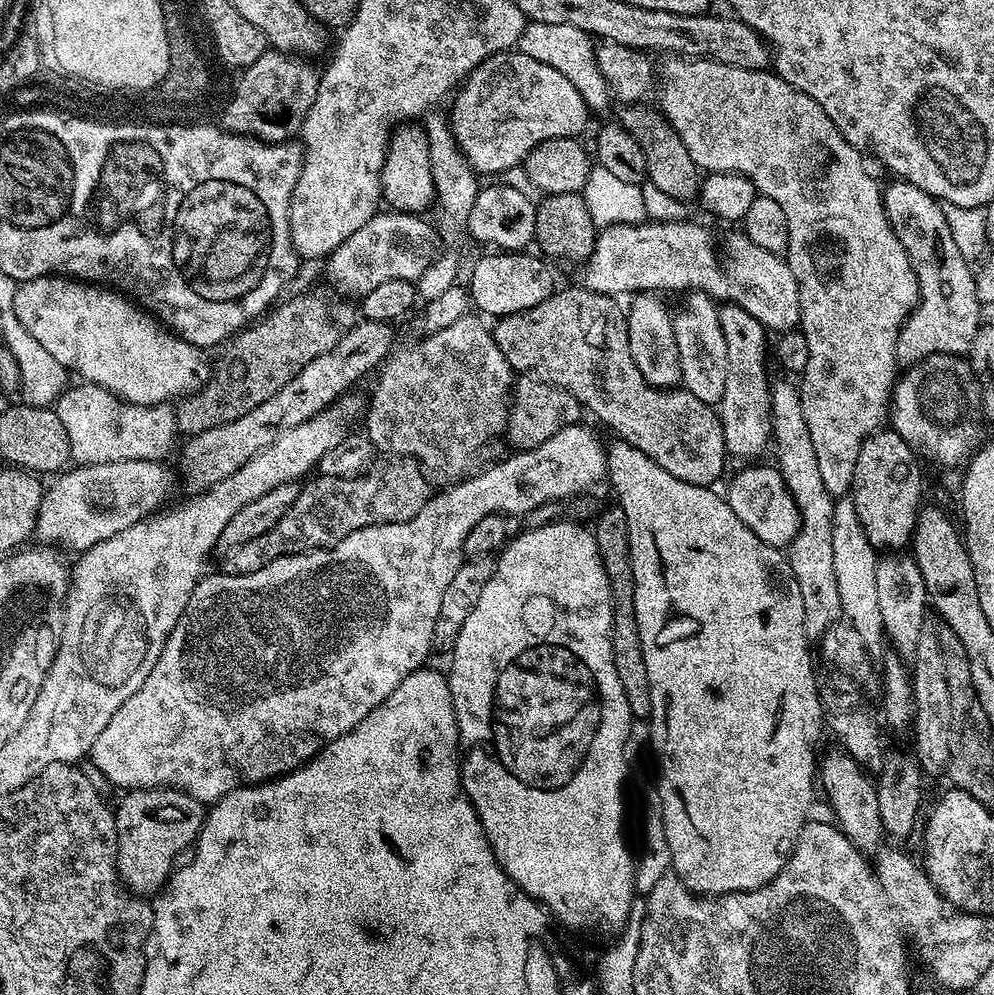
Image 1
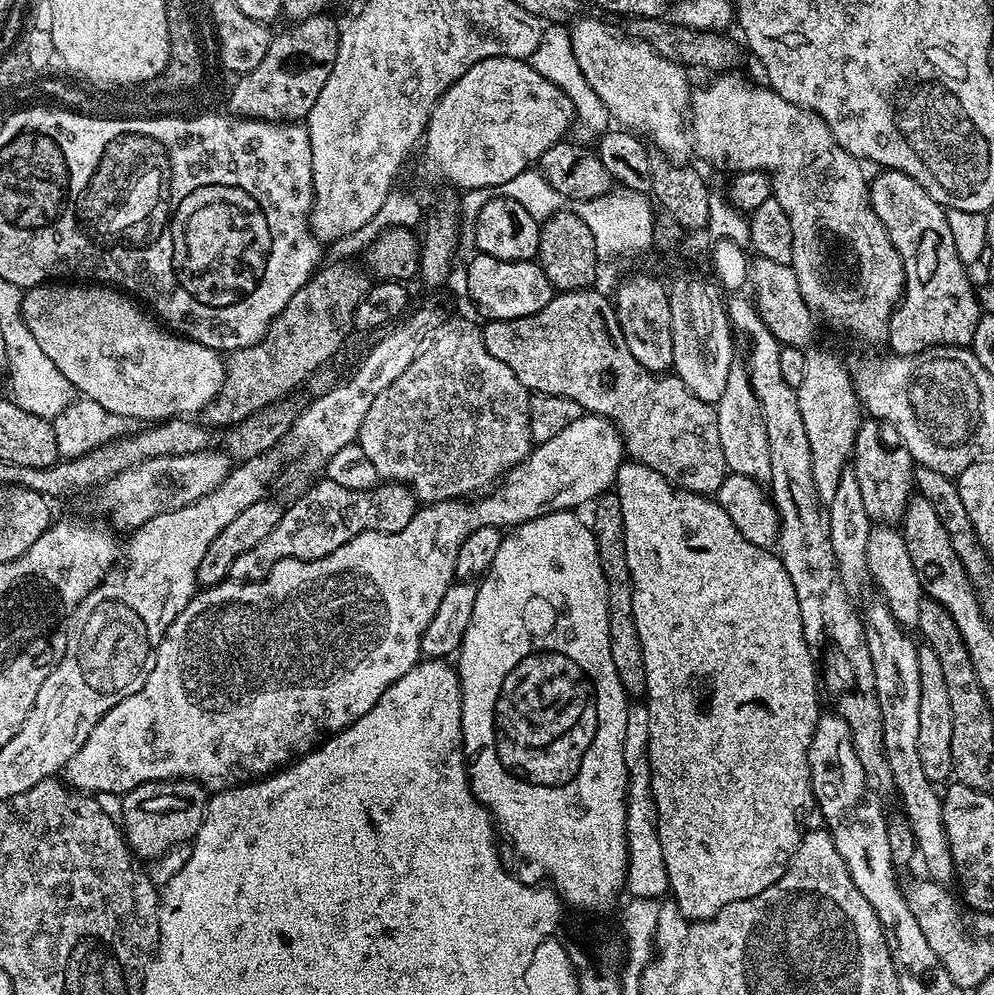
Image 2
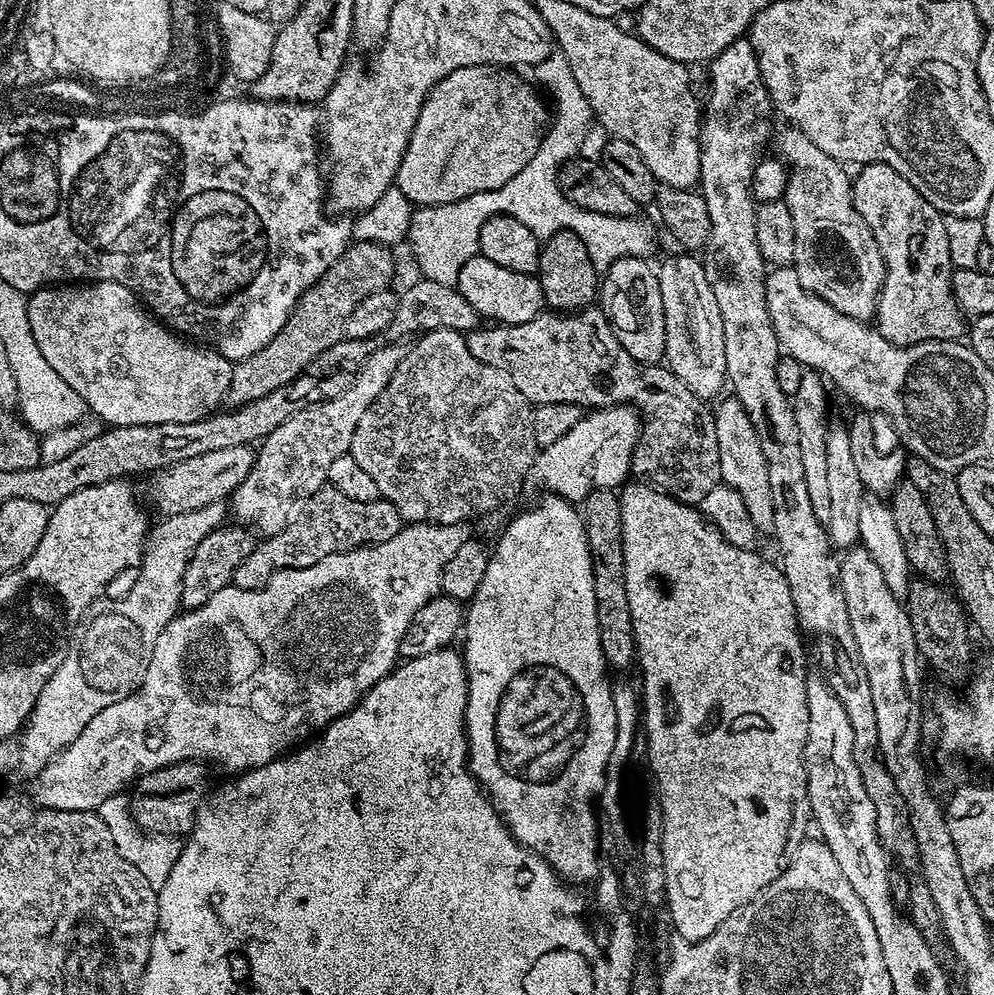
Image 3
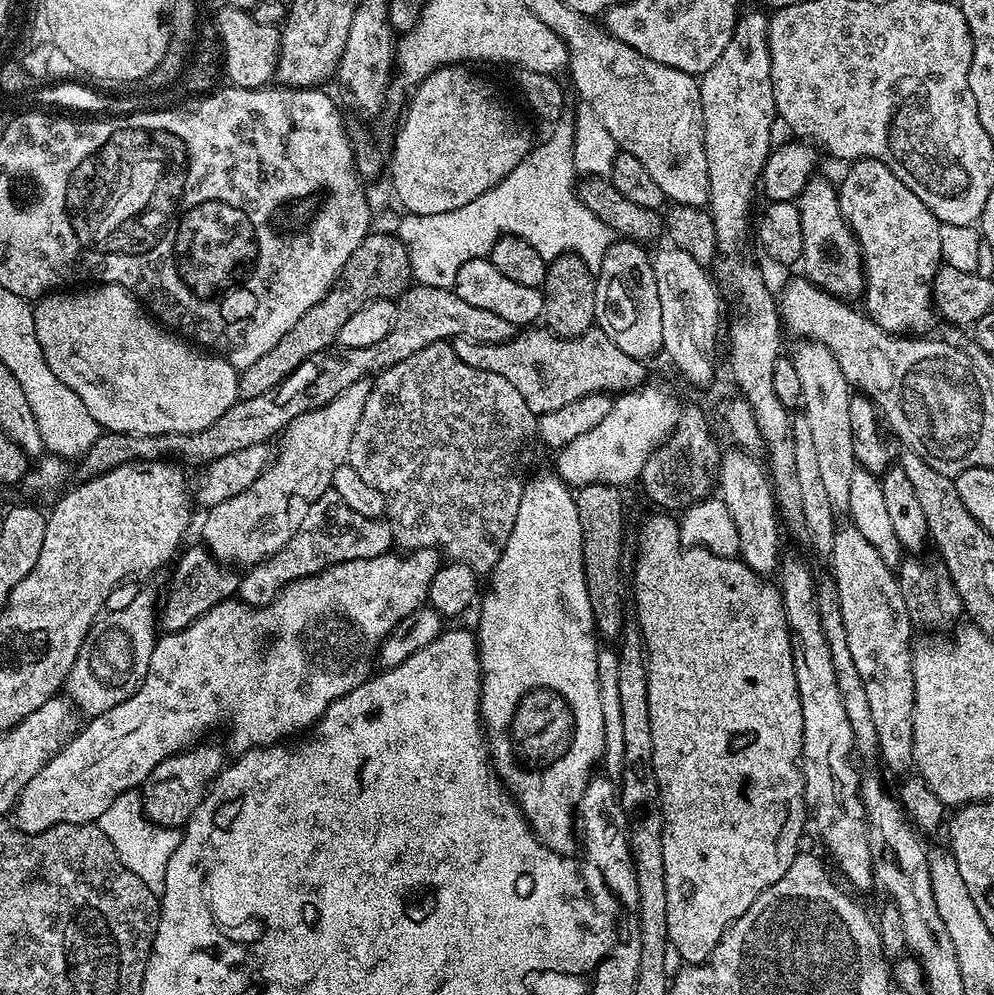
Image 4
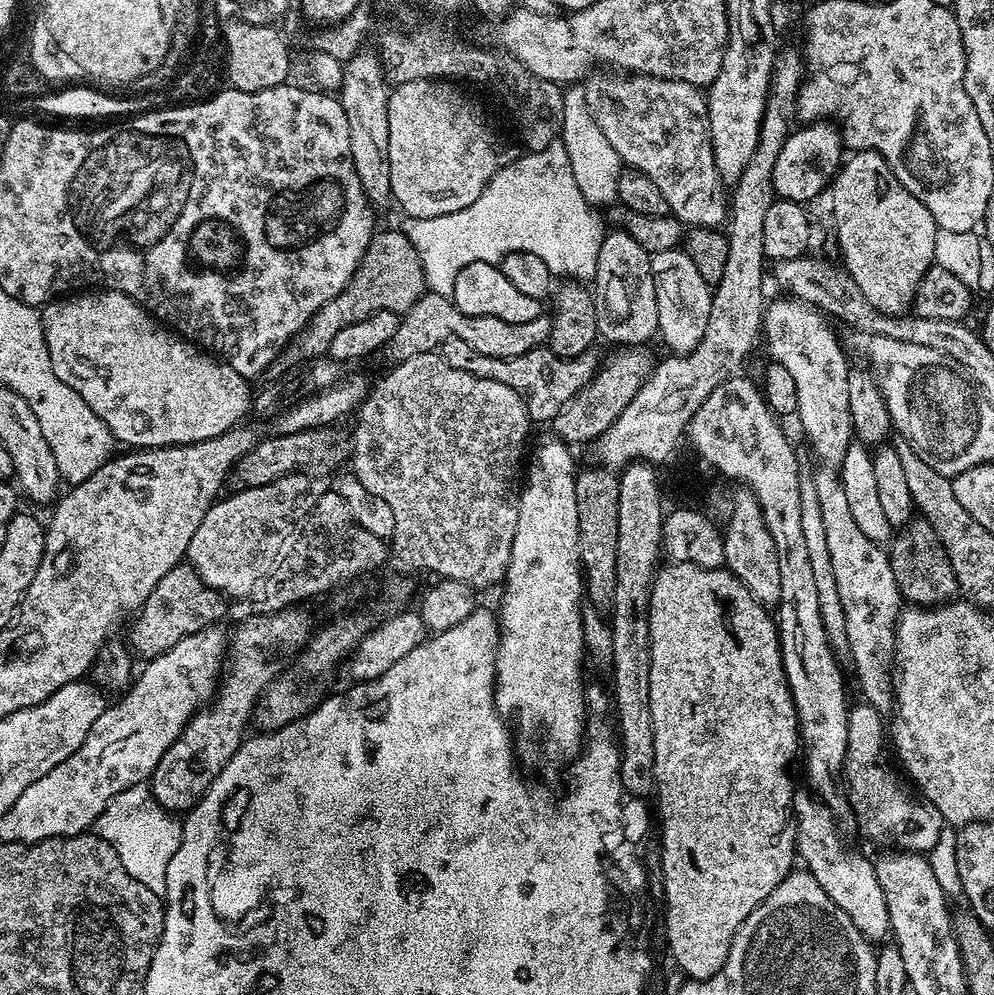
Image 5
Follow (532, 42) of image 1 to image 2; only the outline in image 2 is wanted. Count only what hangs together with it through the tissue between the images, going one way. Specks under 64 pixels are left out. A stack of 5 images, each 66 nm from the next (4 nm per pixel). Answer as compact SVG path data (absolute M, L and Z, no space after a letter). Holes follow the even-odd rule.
M564 26L545 27L542 34L542 42L538 42L538 50L530 57L530 63L542 78L554 82L566 98L572 103L573 121L570 129L570 136L576 142L592 142L604 135L610 128L610 117L602 98L594 94L590 82L586 82L586 74L582 74L578 67L578 58L574 58L574 46L570 42L570 31ZM593 139L593 140L592 140ZM592 140L592 141L588 141Z

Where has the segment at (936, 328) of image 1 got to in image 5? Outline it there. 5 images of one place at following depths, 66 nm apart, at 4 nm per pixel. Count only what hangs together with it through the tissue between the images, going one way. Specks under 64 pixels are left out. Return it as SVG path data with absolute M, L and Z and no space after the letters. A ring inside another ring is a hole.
M852 152L841 163L836 179L830 185L832 192L832 220L836 223L836 240L840 243L842 267L858 282L858 290L866 294L870 306L888 316L907 313L913 307L913 300L919 283L927 270L934 264L934 238L936 223L926 206L890 170L890 166L877 152Z

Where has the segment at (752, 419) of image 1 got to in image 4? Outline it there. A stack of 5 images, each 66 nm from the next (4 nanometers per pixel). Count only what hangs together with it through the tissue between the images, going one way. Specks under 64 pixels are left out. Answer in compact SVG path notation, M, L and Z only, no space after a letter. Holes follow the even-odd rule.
M744 450L725 451L720 457L720 471L718 473L718 496L724 501L724 505L730 510L734 518L734 526L738 530L738 542L740 550L739 559L743 560L745 566L750 570L761 574L772 574L777 571L782 559L780 552L780 528L776 525L778 521L778 509L776 507L776 497L772 494L772 486L765 469L755 460L755 455L749 454Z

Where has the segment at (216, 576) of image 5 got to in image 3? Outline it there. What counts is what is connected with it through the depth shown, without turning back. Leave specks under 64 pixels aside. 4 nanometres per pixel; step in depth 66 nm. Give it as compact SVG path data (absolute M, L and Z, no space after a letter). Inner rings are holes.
M388 342L377 352L368 353L359 365L354 383L342 394L338 394L338 398L330 398L321 404L306 406L306 410L298 410L298 414L286 418L286 422L282 422L282 426L278 426L278 430L274 430L264 439L256 452L256 464L230 497L230 512L231 515L233 512L240 519L237 521L251 522L257 533L264 532L260 534L269 537L278 534L287 524L292 523L293 520L299 520L301 516L305 515L308 499L319 488L328 484L330 465L337 458L349 455L351 438L354 437L354 430L357 429L362 414L370 410L371 403L382 394L382 390L386 389L391 376L403 362L406 352L404 348L400 349L400 347L399 343Z

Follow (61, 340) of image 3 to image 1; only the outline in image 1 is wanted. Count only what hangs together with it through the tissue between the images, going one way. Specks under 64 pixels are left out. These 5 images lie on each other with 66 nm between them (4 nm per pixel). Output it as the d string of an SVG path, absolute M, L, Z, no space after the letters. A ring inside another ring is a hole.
M54 275L21 280L15 288L11 315L16 316L18 322L26 326L26 334L36 339L69 373L76 375L77 372L81 381L97 384L142 407L179 401L198 391L208 381L210 364L204 361L205 353L201 349L180 339L139 304L107 286Z

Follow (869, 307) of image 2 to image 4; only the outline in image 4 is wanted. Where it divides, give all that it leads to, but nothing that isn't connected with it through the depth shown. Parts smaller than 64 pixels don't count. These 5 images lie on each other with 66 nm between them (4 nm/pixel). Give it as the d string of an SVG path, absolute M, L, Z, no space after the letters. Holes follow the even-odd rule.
M813 178L795 201L802 218L802 254L799 263L804 264L803 275L811 284L841 298L859 297L866 288L864 257L860 254L860 244L840 209L840 194L835 183Z

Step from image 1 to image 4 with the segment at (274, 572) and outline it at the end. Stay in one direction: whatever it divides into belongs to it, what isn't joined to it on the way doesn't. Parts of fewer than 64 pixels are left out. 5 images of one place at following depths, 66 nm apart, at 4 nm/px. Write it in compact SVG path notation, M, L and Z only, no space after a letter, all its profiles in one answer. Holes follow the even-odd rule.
M651 384L619 393L610 414L606 414L598 426L555 453L555 475L569 488L579 490L588 484L625 486L639 481L642 466L646 466L654 449L671 436L682 411L682 404L666 389ZM434 548L405 551L403 554L396 550L389 550L384 556L358 558L350 562L331 564L323 572L290 582L269 604L259 606L245 604L239 598L224 600L206 614L199 616L190 626L177 632L161 635L150 654L150 666L140 689L130 698L126 698L126 702L118 702L118 706L106 710L101 716L91 717L87 721L88 725L85 728L83 725L72 739L57 752L56 756L50 758L50 762L46 762L46 766L42 770L38 770L38 774L34 774L34 778L30 778L30 782L26 782L20 799L14 805L15 827L33 836L58 824L90 824L99 821L100 816L106 814L106 806L110 806L110 802L114 802L114 798L118 798L118 794L139 789L146 777L154 770L154 766L158 766L158 762L170 758L176 752L191 749L193 744L203 741L207 737L204 735L211 728L218 727L219 724L225 724L228 727L229 745L227 744L227 747L229 749L232 747L233 753L236 754L249 752L252 748L266 748L269 744L279 744L311 729L312 725L322 718L322 714L334 701L350 694L350 690L362 686L362 682L366 682L368 677L373 675L374 661L377 659L380 643L390 635L394 626L398 626L398 622L402 622L402 618L406 618L406 614L418 610L427 601L430 584L434 574L441 566L441 553Z

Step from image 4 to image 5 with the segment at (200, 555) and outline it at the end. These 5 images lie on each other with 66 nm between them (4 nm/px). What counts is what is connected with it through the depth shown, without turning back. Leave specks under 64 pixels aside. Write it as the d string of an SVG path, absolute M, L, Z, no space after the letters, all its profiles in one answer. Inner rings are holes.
M187 562L176 564L174 570L170 570L170 574L166 574L166 578L162 578L162 582L158 582L154 590L150 590L150 598L146 598L146 602L135 613L136 621L132 624L132 644L137 652L135 655L144 656L145 661L153 660L158 654L170 650L174 642L182 642L182 638L198 630L213 627L224 616L224 603L226 603L225 597L210 586L206 586L191 564Z

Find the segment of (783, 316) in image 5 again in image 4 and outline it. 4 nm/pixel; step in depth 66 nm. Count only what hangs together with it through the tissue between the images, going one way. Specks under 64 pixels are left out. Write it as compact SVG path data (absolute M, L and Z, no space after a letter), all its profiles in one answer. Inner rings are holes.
M800 342L797 345L790 352L790 357L801 382L802 415L806 422L810 422L822 486L830 498L830 506L834 510L844 510L847 509L850 498L850 481L858 466L850 430L850 398L854 392L846 374L842 374L842 366L838 366L834 354L826 350L826 346L811 342Z

